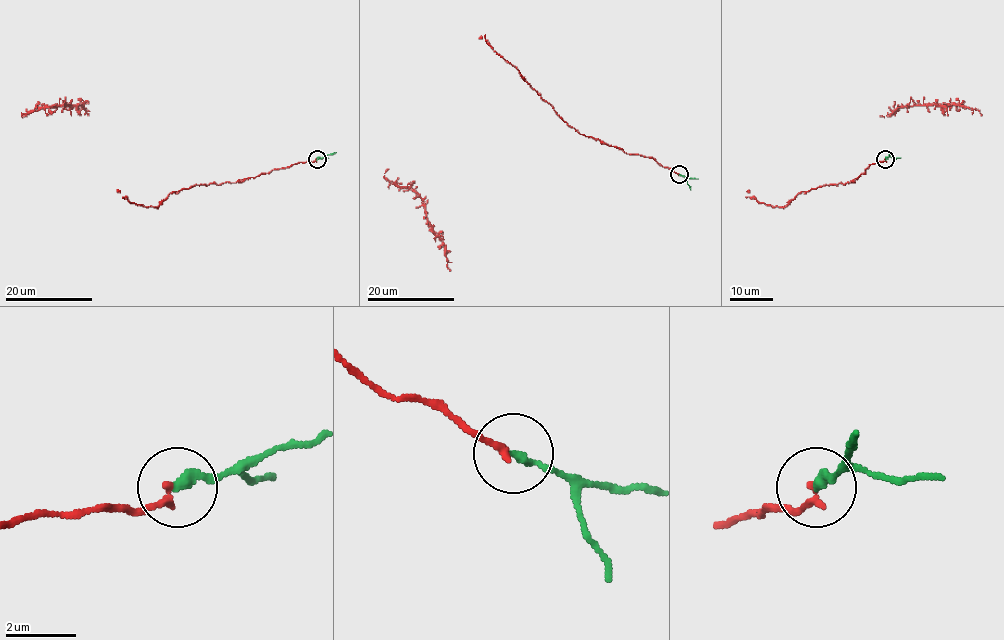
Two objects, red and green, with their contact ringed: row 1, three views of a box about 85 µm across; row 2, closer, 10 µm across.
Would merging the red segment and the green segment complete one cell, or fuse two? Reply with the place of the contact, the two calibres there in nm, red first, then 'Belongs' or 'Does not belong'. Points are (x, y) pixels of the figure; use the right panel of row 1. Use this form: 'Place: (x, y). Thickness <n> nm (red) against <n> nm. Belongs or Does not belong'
Place: (885, 159). Thickness 220 nm (red) against 260 nm. Belongs

